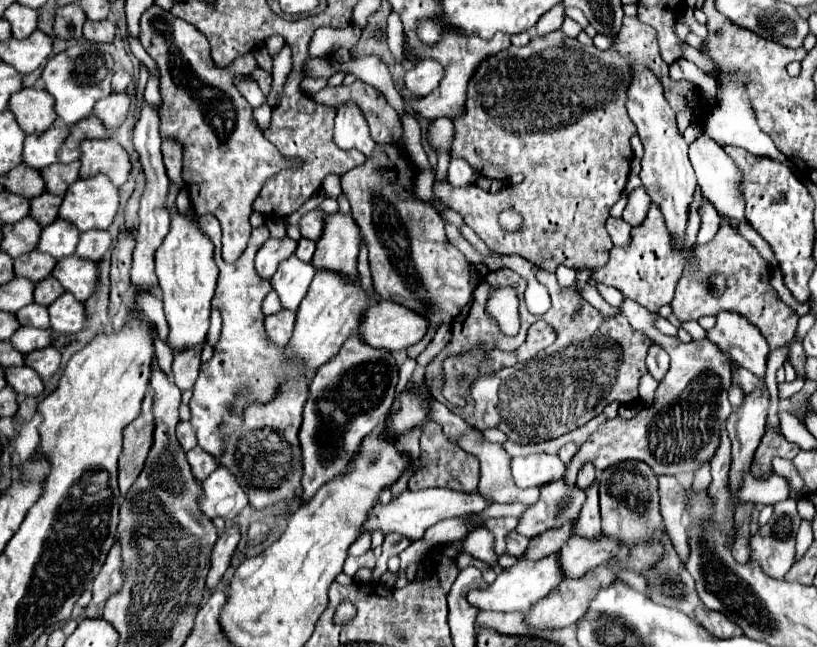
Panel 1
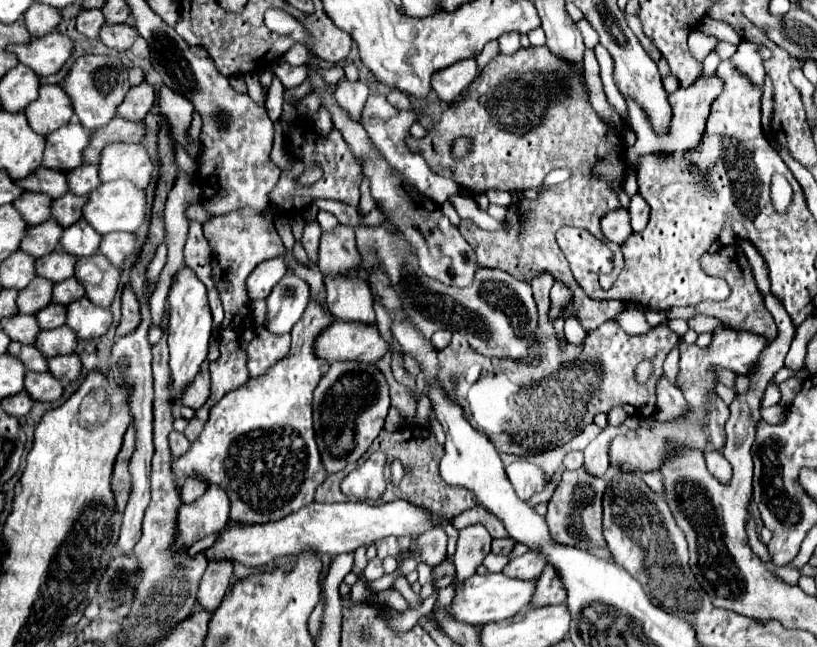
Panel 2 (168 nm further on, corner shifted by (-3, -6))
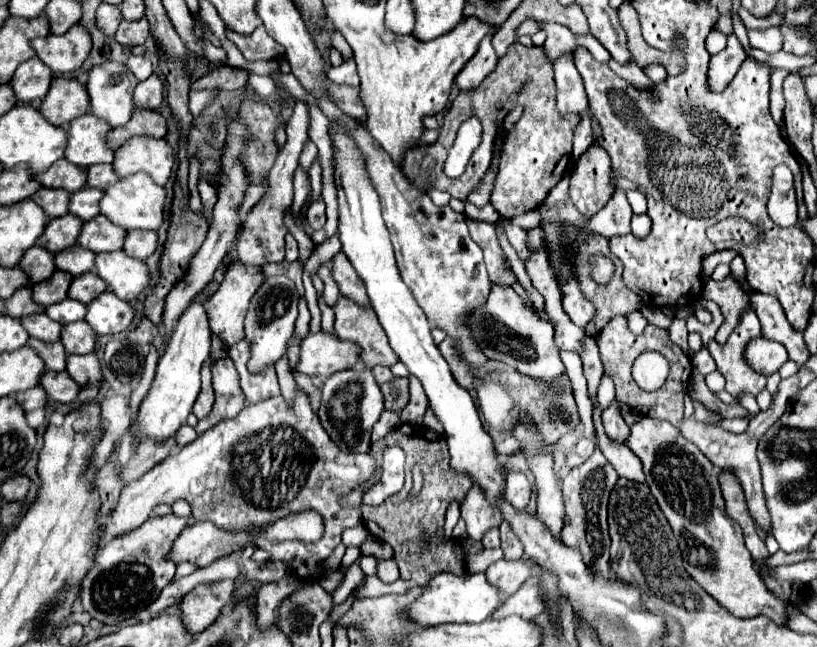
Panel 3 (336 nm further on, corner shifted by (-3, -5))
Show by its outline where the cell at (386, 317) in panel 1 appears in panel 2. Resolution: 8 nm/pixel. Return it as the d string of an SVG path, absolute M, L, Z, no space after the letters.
M334 321L316 341L316 353L334 361L364 361L376 363L386 353L394 349L388 343L376 323L358 323L358 321Z

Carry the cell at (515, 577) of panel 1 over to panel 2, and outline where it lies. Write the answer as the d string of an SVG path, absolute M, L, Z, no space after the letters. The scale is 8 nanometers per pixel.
M488 573L488 575L474 575L466 583L456 583L456 597L450 605L450 615L458 621L472 623L472 625L486 625L492 621L502 621L514 617L520 611L526 611L532 603L532 595L536 591L536 581L512 579L504 573Z

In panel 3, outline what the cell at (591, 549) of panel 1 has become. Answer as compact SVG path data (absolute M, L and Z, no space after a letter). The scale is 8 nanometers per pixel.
M530 576L526 580L526 584L520 586L518 592L514 592L512 596L508 596L504 600L504 604L500 608L496 608L496 612L492 614L492 618L500 620L500 618L506 618L510 614L516 614L516 616L520 616L524 620L532 620L542 610L544 610L544 604L540 604L540 598L538 598L536 576Z

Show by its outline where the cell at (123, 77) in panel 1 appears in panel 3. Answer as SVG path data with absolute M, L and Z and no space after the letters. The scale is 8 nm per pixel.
M130 56L126 66L138 80L146 80L152 74L152 62L146 56Z

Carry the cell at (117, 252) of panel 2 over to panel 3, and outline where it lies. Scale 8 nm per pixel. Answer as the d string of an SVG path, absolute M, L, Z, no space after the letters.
M130 230L128 240L124 240L124 252L140 260L152 256L156 246L158 246L158 234L154 230Z

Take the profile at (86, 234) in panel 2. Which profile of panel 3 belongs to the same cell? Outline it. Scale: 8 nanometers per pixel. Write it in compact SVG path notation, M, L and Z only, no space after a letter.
M96 216L84 222L82 234L78 236L78 244L100 254L100 252L114 252L122 250L126 238L126 230L112 224L106 216Z

